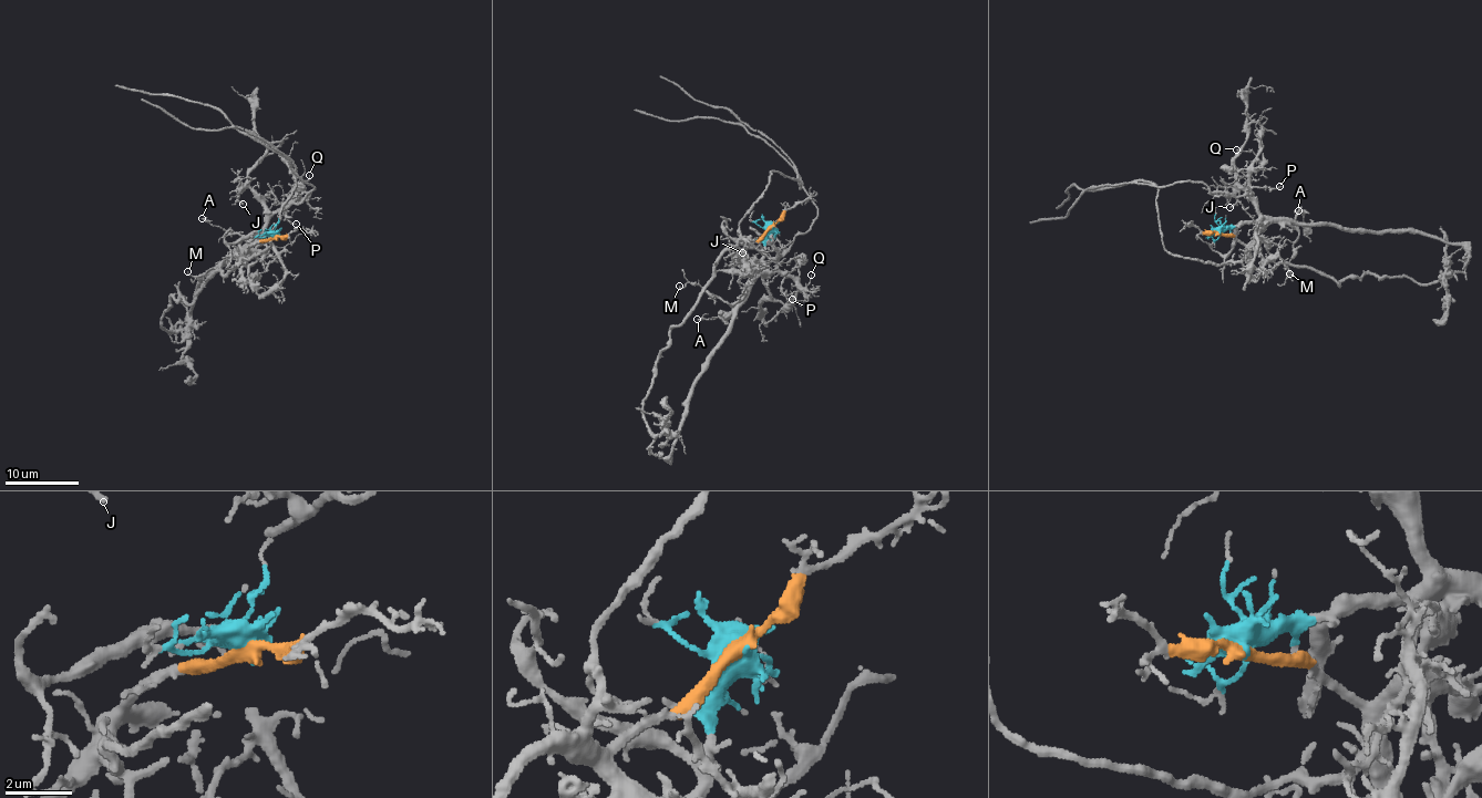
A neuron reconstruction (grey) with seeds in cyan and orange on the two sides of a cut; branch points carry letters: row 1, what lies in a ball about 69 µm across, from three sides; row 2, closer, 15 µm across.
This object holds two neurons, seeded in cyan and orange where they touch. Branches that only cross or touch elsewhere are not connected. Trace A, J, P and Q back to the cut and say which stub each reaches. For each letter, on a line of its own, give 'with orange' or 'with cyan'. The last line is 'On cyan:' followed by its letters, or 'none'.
A: with cyan
J: with cyan
P: with cyan
Q: with cyan
On cyan: A, J, P, Q

